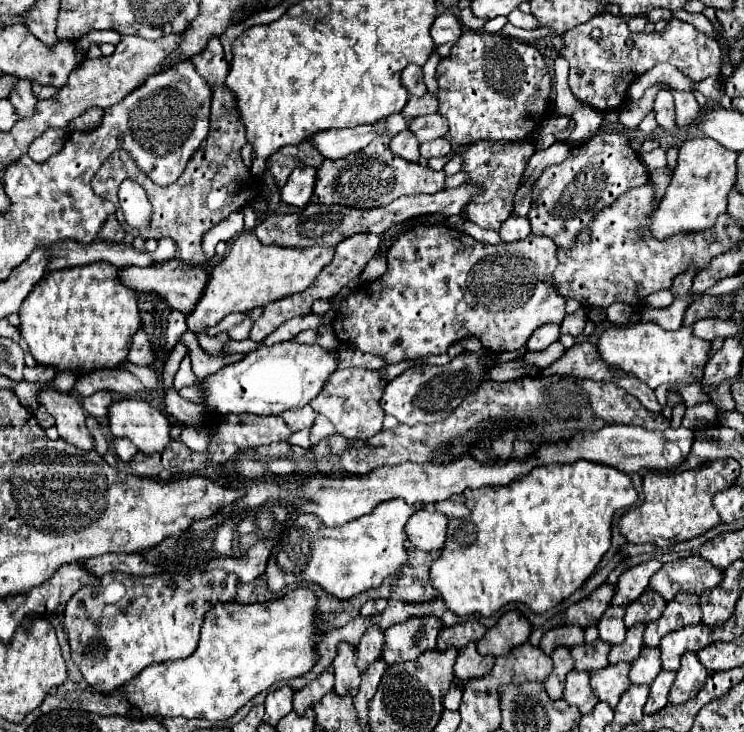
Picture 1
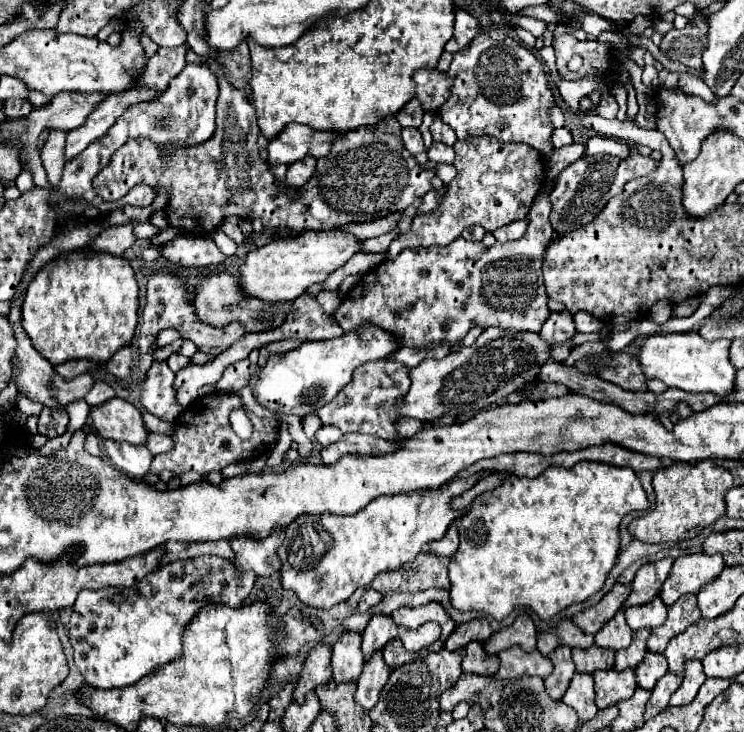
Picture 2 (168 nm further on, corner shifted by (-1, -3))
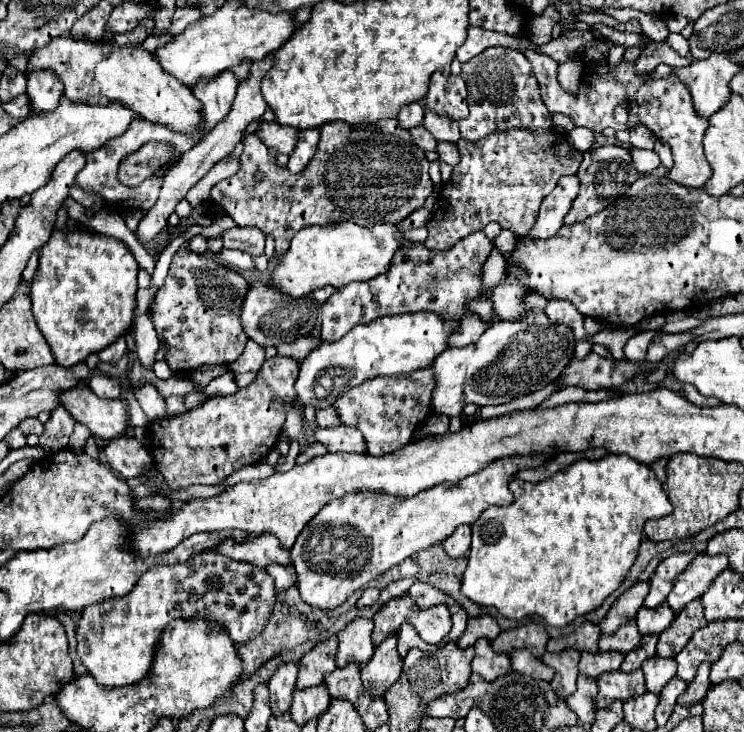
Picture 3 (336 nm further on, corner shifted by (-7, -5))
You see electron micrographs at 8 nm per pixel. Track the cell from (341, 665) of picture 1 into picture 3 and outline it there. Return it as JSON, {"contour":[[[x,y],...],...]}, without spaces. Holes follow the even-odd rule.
{"contour":[[[354,619],[338,633],[338,653],[336,653],[336,665],[346,667],[348,663],[366,665],[374,653],[374,645],[370,639],[372,633],[372,621],[370,619]]]}

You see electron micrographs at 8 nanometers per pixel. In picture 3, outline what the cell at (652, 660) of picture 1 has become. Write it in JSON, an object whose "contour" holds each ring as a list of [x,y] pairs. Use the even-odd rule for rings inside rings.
{"contour":[[[652,657],[644,661],[642,671],[646,675],[646,689],[652,693],[660,693],[662,687],[676,675],[676,661],[672,657]]]}

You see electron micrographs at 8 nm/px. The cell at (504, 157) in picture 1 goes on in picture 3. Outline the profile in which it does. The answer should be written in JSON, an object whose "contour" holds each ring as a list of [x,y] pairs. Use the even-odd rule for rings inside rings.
{"contour":[[[512,129],[508,133],[490,133],[474,143],[460,139],[456,145],[460,163],[454,167],[450,181],[444,183],[440,207],[428,221],[430,235],[424,245],[430,251],[446,251],[458,239],[484,229],[490,221],[524,237],[536,221],[542,199],[562,175],[574,175],[582,161],[580,151],[572,149],[566,137],[552,129],[548,133]]]}

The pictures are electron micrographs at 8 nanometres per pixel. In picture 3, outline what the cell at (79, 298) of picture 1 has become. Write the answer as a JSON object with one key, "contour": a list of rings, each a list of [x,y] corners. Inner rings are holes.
{"contour":[[[54,229],[50,241],[40,251],[40,265],[30,285],[32,313],[36,325],[50,345],[50,351],[60,367],[72,367],[86,361],[88,355],[98,353],[122,337],[134,323],[136,311],[136,275],[138,263],[132,251],[114,237],[90,233],[90,231],[70,231]]]}

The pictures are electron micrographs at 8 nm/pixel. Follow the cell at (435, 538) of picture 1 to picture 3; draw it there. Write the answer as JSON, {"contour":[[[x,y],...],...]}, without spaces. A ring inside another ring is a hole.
{"contour":[[[460,525],[460,529],[456,529],[456,533],[448,537],[448,541],[442,541],[442,547],[448,557],[454,557],[454,559],[466,557],[470,549],[470,525]]]}

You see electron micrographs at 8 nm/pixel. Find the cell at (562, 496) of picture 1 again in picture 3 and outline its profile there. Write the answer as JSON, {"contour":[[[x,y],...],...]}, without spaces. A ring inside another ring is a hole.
{"contour":[[[606,455],[602,459],[590,461],[590,459],[580,459],[576,463],[572,463],[570,467],[560,469],[558,473],[554,473],[550,479],[540,481],[540,483],[526,483],[520,479],[512,479],[510,481],[510,491],[514,495],[514,503],[508,507],[492,507],[486,509],[478,521],[472,523],[472,545],[468,551],[468,567],[464,571],[462,577],[462,595],[468,597],[470,601],[474,601],[476,605],[486,605],[486,607],[496,607],[498,613],[506,619],[522,619],[526,615],[540,615],[548,625],[552,627],[564,627],[566,623],[570,623],[574,617],[584,615],[594,611],[596,607],[602,605],[602,601],[614,593],[622,579],[626,577],[628,569],[632,567],[636,553],[638,553],[638,545],[642,541],[642,527],[648,519],[660,519],[666,513],[672,511],[672,505],[666,497],[666,493],[662,491],[662,485],[658,483],[654,471],[648,465],[642,465],[638,461],[634,461],[628,455]]]}

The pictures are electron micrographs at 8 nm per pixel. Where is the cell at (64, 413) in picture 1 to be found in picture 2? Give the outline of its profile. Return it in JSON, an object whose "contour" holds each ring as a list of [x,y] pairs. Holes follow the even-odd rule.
{"contour":[[[20,323],[12,325],[16,337],[16,351],[14,351],[14,383],[18,391],[26,393],[32,401],[42,403],[46,407],[60,407],[54,403],[50,377],[54,375],[54,367],[46,361],[30,343],[30,337],[22,329]]]}

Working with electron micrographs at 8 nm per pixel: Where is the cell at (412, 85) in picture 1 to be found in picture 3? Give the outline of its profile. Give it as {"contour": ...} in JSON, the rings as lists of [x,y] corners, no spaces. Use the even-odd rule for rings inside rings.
{"contour":[[[440,71],[432,73],[430,89],[426,95],[426,107],[436,115],[446,115],[450,119],[464,119],[468,115],[466,105],[466,83],[462,77],[444,77]]]}

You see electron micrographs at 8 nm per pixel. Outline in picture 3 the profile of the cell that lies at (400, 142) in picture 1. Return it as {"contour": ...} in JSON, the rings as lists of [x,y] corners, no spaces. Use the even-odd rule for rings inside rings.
{"contour":[[[420,125],[420,127],[412,127],[410,133],[412,133],[414,143],[416,143],[422,151],[434,151],[434,149],[436,149],[436,139],[434,139],[422,125]]]}

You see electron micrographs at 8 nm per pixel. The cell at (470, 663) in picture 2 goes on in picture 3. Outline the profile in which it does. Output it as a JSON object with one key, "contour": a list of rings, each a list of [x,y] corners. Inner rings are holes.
{"contour":[[[480,639],[474,645],[474,661],[472,661],[472,671],[476,671],[480,677],[486,681],[498,679],[510,671],[510,659],[508,655],[498,655],[492,651],[488,639]]]}

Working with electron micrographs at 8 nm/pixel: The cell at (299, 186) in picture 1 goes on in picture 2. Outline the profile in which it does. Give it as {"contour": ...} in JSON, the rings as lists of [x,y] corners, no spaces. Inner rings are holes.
{"contour":[[[310,157],[300,159],[300,161],[294,161],[292,165],[288,165],[286,185],[288,185],[288,187],[294,187],[294,189],[302,187],[302,185],[310,179],[314,167],[316,167],[316,159],[310,159]]]}

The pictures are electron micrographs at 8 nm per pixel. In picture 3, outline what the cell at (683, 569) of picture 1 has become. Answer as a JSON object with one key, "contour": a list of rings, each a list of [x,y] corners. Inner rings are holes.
{"contour":[[[708,553],[696,555],[692,563],[676,577],[674,589],[670,591],[666,603],[674,613],[678,613],[692,599],[702,597],[710,587],[710,581],[724,569],[728,569],[728,557]]]}

